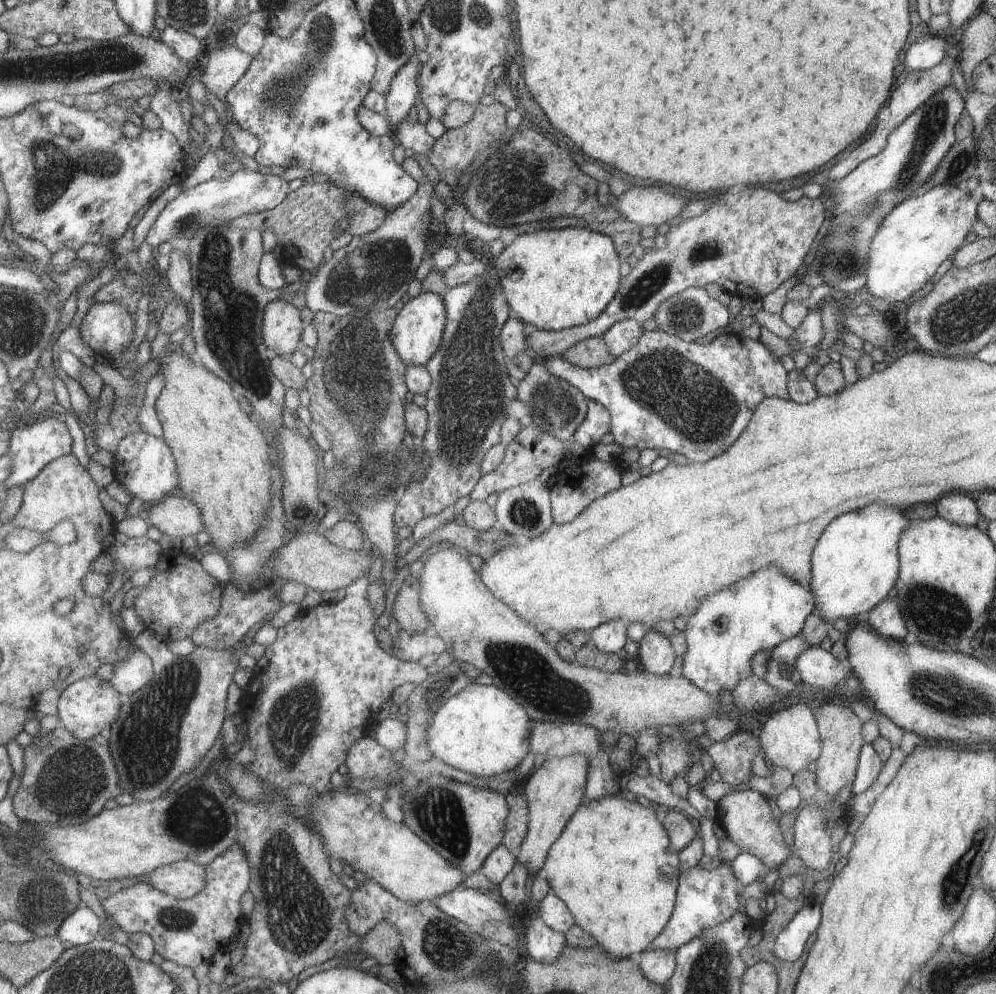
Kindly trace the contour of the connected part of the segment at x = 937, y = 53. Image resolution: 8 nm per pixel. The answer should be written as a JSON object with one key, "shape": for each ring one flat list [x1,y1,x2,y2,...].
{"shape":[[931,34,917,44,911,44,903,54,903,66,907,72,927,72,945,60,945,34]]}

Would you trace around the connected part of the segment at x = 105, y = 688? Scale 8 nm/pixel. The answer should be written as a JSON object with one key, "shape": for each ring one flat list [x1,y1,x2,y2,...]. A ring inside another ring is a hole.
{"shape":[[93,676,93,678,85,678,85,680,79,680,71,686,67,686,63,690,63,696,59,700,59,716,61,716,61,722,63,726,79,740,91,740,95,736,101,734,103,728,111,728,113,722,119,718,119,712,121,712,121,702,119,702,119,694,117,690,101,680,99,676]]}

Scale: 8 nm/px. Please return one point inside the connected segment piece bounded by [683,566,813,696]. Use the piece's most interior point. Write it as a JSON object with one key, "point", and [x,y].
{"point":[729,626]}

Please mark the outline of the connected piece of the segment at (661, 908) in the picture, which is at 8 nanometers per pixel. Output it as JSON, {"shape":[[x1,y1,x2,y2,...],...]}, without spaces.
{"shape":[[609,796,599,802,587,802,577,810,577,816,569,820,565,832,551,846,543,864,543,874,557,898,571,910,575,924,597,940,603,954,607,952,615,962,633,960,633,956,653,948,653,942,669,928,673,914,677,912,681,864,677,850,671,852,667,850,669,846,669,832,665,830,665,824,659,822,655,806,643,808,639,802]]}

